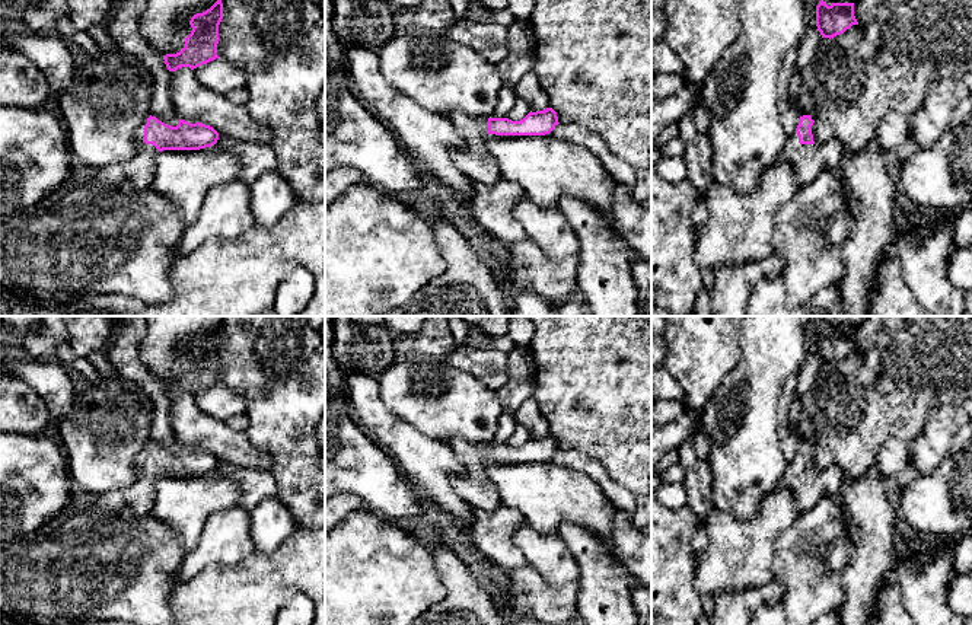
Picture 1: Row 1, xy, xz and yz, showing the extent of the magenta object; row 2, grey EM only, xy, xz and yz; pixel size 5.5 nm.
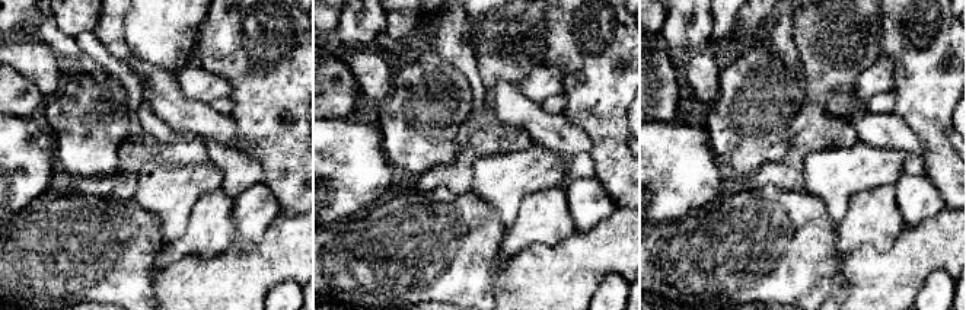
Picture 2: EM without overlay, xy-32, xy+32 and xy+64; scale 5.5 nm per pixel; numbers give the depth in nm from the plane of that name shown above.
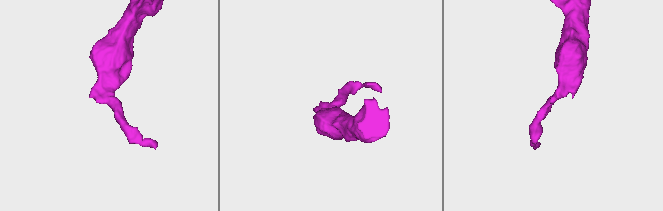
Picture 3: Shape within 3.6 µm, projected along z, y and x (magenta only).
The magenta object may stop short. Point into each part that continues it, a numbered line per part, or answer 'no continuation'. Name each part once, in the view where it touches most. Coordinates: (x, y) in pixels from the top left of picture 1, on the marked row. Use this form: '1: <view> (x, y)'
1: xy (139, 171)

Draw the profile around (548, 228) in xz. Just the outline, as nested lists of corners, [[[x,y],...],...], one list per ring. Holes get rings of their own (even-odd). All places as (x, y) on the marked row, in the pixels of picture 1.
[[[523,195],[513,210],[528,239],[551,259],[577,258],[580,243],[560,207],[544,208]]]

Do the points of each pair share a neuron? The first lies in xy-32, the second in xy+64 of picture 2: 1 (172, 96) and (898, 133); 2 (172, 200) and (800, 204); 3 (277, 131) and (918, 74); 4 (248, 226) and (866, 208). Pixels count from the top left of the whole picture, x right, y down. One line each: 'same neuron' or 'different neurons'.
1: same neuron
2: different neurons
3: same neuron
4: different neurons

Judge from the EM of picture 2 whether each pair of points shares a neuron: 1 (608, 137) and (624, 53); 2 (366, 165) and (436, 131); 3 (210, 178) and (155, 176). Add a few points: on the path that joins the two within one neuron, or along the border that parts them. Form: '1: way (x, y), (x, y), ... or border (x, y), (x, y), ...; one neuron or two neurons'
1: way (608, 117), (608, 73); one neuron
2: border (376, 125), (383, 153), (399, 175); two neurons
3: way (197, 178), (168, 178); one neuron

